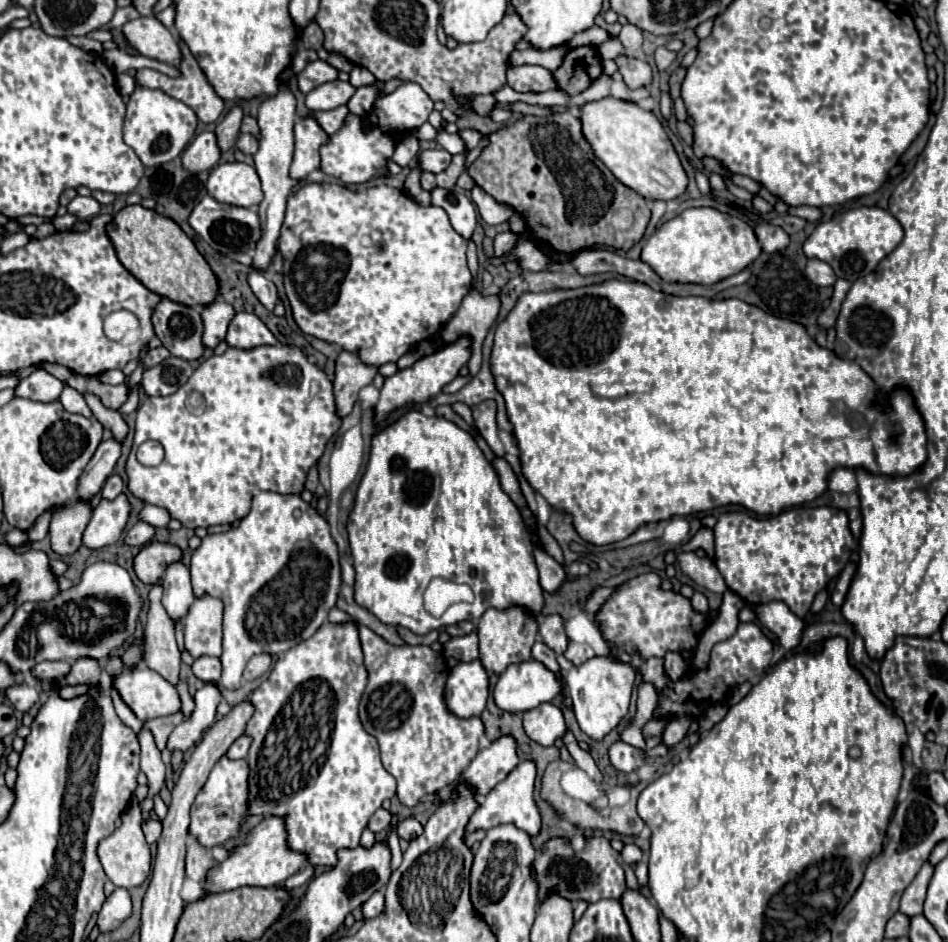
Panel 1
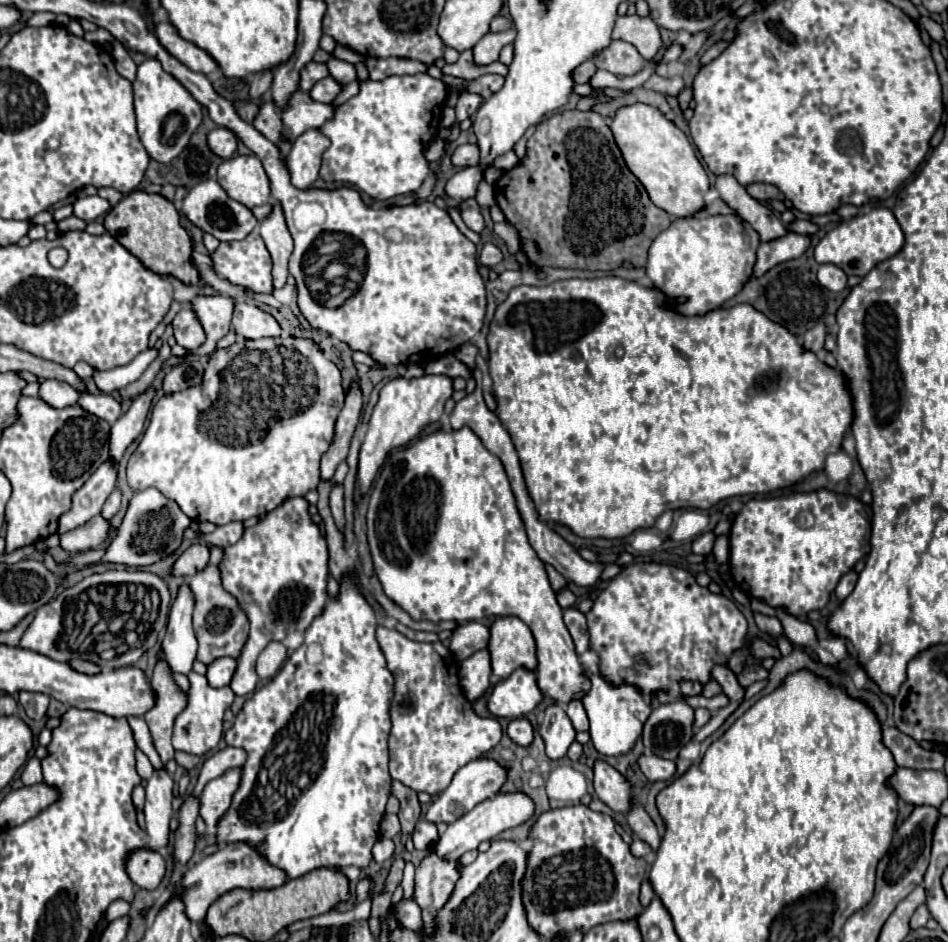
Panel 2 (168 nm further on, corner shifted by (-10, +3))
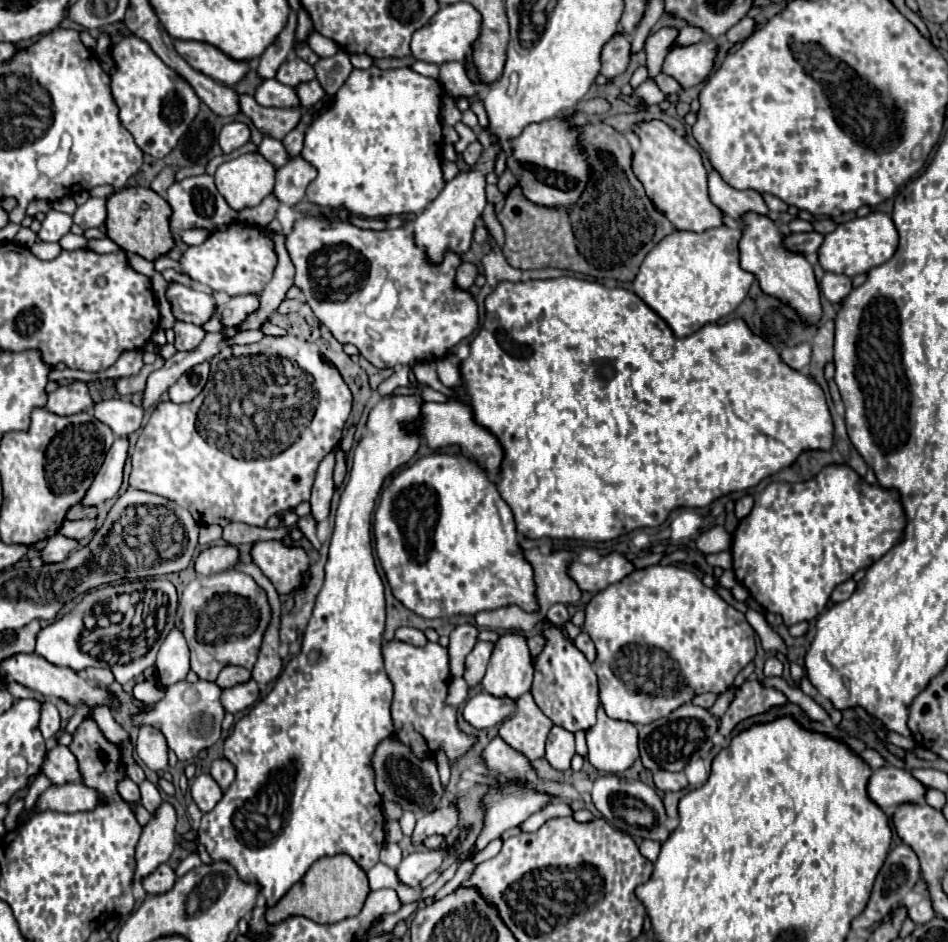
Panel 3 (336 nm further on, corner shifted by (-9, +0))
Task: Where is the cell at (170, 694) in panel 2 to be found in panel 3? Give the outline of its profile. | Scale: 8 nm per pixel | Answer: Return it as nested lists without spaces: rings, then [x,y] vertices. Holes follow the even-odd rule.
[[[150,725],[140,727],[140,735],[136,741],[136,755],[156,773],[162,773],[168,769],[168,745],[166,737],[158,733],[158,729]]]

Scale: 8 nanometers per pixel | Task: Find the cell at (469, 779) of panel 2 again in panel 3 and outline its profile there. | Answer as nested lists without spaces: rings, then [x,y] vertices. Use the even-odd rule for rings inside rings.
[[[450,803],[432,813],[426,813],[416,821],[416,829],[412,833],[414,843],[422,843],[428,835],[448,835],[460,823],[460,807]]]

